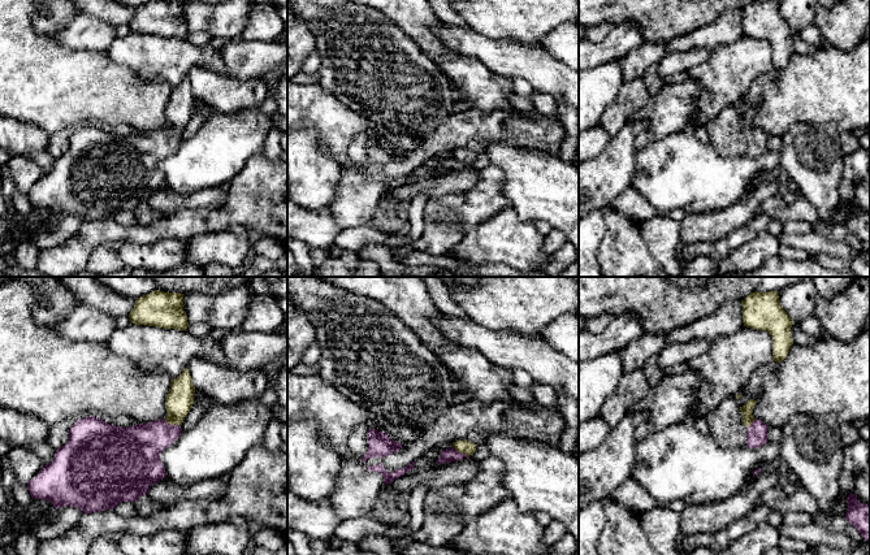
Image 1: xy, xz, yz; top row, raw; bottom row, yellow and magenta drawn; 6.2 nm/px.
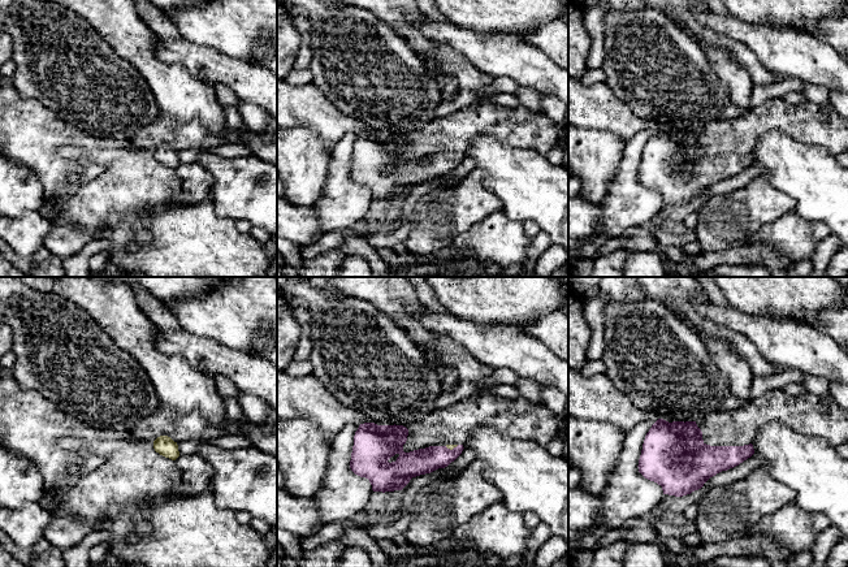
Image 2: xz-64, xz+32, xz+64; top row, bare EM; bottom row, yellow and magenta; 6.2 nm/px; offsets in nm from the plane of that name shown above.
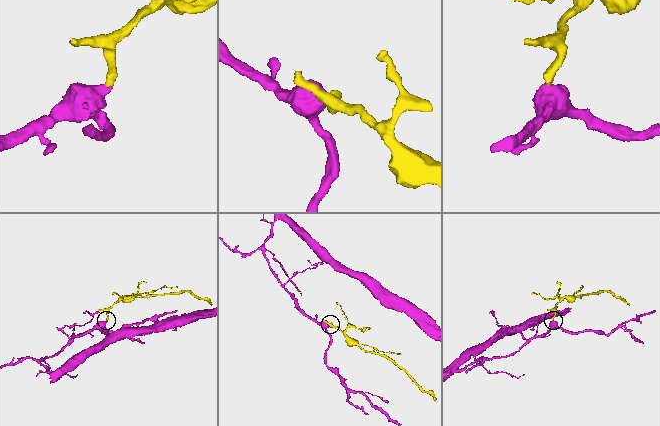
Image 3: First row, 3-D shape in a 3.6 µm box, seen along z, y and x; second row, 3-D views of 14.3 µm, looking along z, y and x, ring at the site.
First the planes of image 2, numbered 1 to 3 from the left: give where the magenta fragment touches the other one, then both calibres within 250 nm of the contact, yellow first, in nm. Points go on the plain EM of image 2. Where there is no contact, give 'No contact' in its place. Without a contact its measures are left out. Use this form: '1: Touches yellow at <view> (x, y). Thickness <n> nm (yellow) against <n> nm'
1: No contact
2: Touches yellow at xz+32 (451, 158). Thickness 30 nm (yellow) against 160 nm
3: No contact

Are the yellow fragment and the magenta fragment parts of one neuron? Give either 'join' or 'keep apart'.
join

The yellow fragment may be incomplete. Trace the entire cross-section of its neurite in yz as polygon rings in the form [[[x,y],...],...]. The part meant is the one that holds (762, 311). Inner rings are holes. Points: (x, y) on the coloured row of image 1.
[[[778,291],[749,294],[743,304],[743,324],[767,331],[772,338],[772,360],[780,363],[793,344],[791,328],[795,324],[780,305]]]

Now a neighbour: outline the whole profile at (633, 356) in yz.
[[[645,333],[641,338],[620,351],[624,373],[642,369],[646,360],[658,355],[666,344],[666,334],[652,335]]]

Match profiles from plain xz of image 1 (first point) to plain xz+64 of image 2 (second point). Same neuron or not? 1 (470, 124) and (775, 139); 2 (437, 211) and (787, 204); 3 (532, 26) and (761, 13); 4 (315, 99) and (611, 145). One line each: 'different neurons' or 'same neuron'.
1: different neurons
2: same neuron
3: same neuron
4: different neurons

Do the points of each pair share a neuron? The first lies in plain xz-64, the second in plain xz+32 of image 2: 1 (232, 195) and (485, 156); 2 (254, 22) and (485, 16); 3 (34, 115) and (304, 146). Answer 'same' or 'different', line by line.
1: same
2: same
3: different

